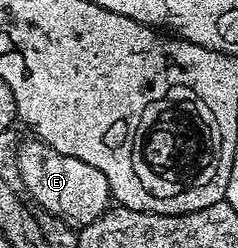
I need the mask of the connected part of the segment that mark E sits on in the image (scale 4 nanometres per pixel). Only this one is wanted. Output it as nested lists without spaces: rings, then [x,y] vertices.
[[[24,139],[20,143],[17,154],[17,170],[22,191],[36,205],[39,203],[44,213],[61,217],[76,230],[97,222],[97,218],[101,218],[101,214],[112,203],[109,178],[105,178],[101,170],[89,166],[89,162],[81,162],[81,158],[69,158],[53,150],[53,146],[49,146],[44,140],[30,139]]]

